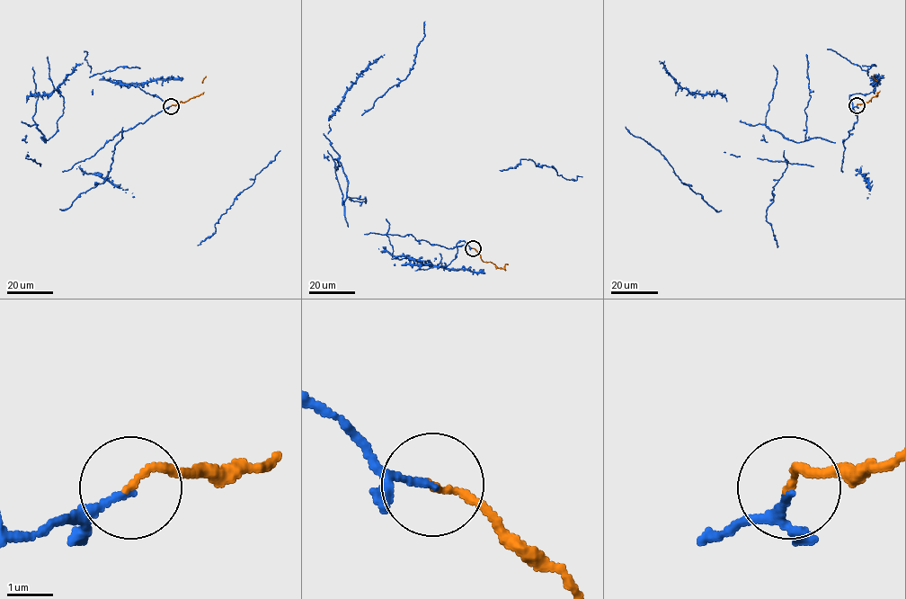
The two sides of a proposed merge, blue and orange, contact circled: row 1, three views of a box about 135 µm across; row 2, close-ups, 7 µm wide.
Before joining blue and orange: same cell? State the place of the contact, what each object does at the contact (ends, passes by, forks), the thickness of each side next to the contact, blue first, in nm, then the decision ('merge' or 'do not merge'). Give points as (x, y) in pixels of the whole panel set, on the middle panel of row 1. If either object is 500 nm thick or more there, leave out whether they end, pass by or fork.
place (473, 248); blue ends; orange ends; calibres 140 and 140 nm; merge

